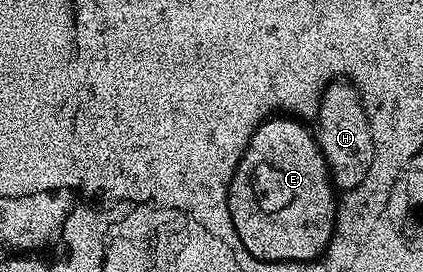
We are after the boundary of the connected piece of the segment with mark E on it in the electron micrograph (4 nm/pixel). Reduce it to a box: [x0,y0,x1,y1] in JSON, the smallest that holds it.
[227,116,333,231]

